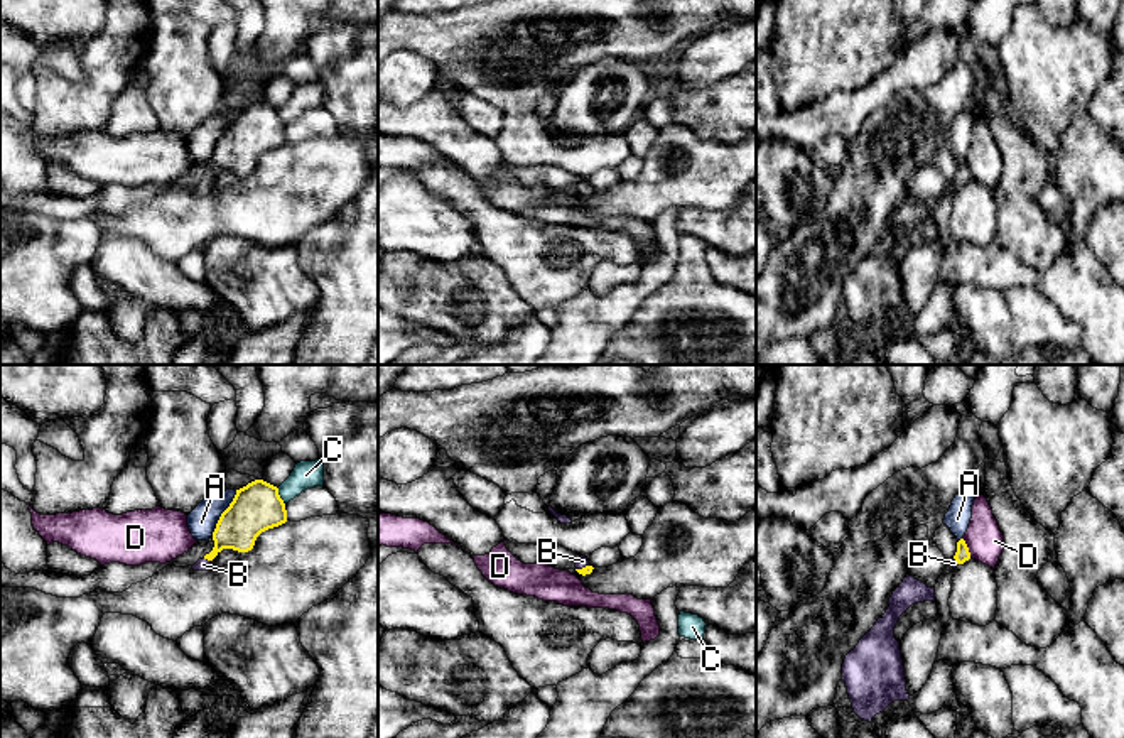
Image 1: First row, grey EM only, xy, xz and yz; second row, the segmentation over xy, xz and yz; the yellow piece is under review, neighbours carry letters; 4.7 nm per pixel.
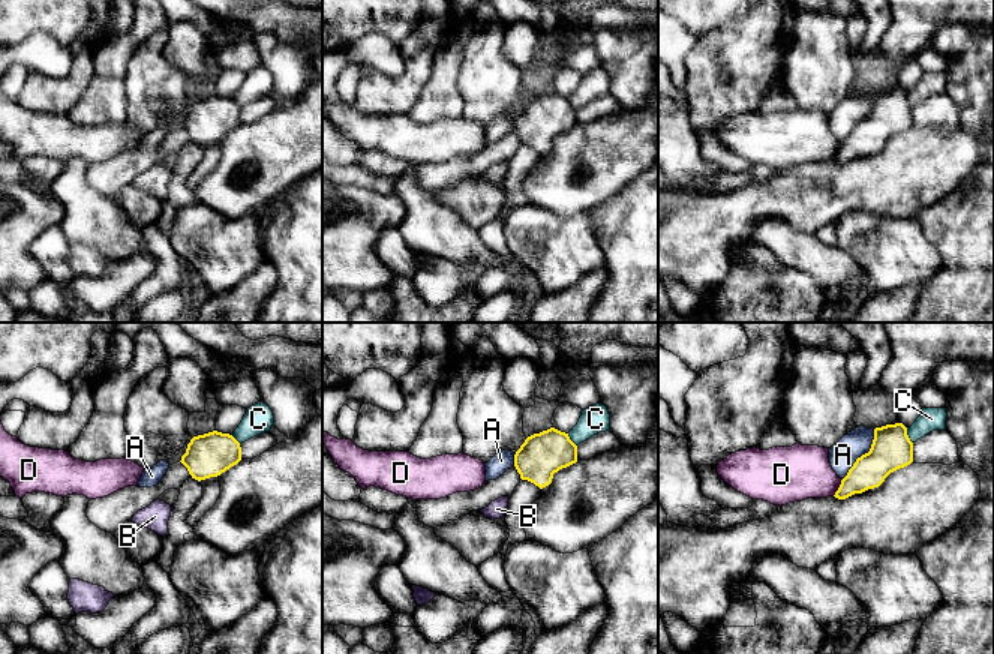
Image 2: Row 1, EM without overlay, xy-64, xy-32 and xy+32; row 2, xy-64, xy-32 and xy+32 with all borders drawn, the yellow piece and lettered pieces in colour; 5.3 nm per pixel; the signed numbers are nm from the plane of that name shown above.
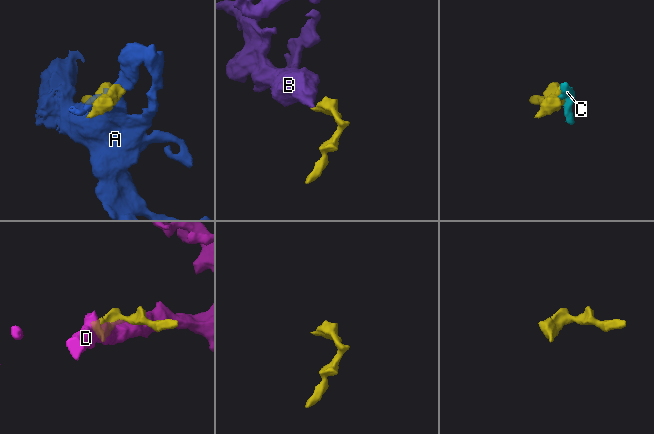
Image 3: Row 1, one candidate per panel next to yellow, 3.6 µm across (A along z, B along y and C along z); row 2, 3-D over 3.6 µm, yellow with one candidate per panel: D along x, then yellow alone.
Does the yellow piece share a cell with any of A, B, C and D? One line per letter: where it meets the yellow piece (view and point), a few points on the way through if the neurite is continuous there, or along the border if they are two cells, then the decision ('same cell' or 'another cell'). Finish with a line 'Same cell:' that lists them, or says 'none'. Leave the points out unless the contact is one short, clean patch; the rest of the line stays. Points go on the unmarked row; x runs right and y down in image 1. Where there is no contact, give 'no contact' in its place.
A: xy (221, 135) | another cell
B: xy (206, 179) | across xy (243, 142), (206, 179), (203, 186) | same cell
C: xy (279, 119) | along xy (277, 110), (284, 125) | another cell
D: yz (967, 169) | another cell
Same cell: B

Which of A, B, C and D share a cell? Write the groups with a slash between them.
A / B / C / D

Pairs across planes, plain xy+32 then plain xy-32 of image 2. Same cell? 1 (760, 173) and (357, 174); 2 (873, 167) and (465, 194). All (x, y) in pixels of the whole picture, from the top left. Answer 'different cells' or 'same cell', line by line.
1: same cell
2: same cell

